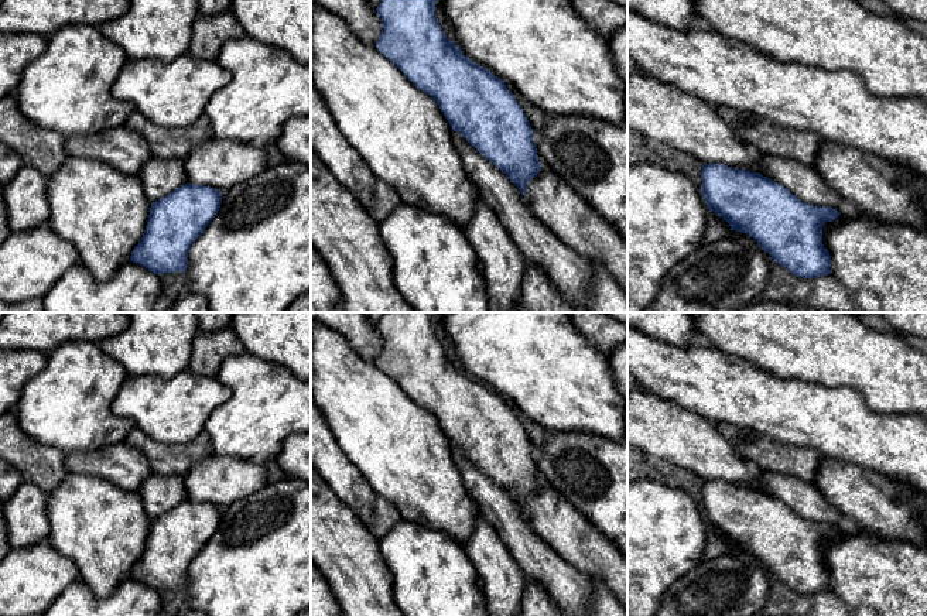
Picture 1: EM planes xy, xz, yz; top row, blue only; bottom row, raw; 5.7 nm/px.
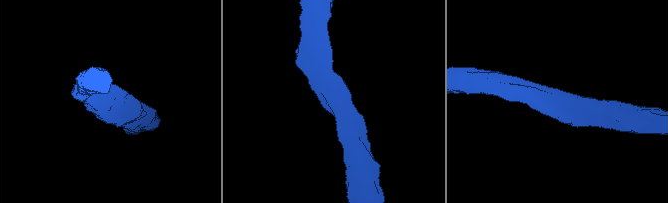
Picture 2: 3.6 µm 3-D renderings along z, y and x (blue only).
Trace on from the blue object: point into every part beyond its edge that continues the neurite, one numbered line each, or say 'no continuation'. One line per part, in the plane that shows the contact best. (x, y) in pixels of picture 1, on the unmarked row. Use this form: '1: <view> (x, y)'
1: xz (571, 591)

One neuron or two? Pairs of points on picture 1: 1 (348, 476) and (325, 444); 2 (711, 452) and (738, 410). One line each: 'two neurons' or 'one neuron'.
1: one neuron
2: two neurons

